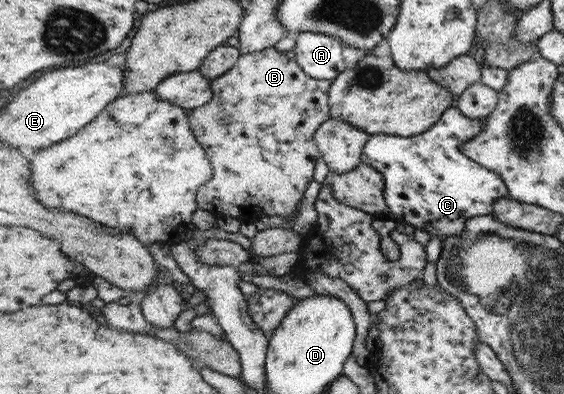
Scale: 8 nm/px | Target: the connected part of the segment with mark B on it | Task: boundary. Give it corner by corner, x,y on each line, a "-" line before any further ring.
275,47
240,55
226,74
212,82
212,101
190,113
193,129
214,163
214,178
198,190
199,210
237,219
294,214
314,175
314,165
320,159
314,137
322,123
330,118
331,85
331,80
306,75
294,58
288,59

